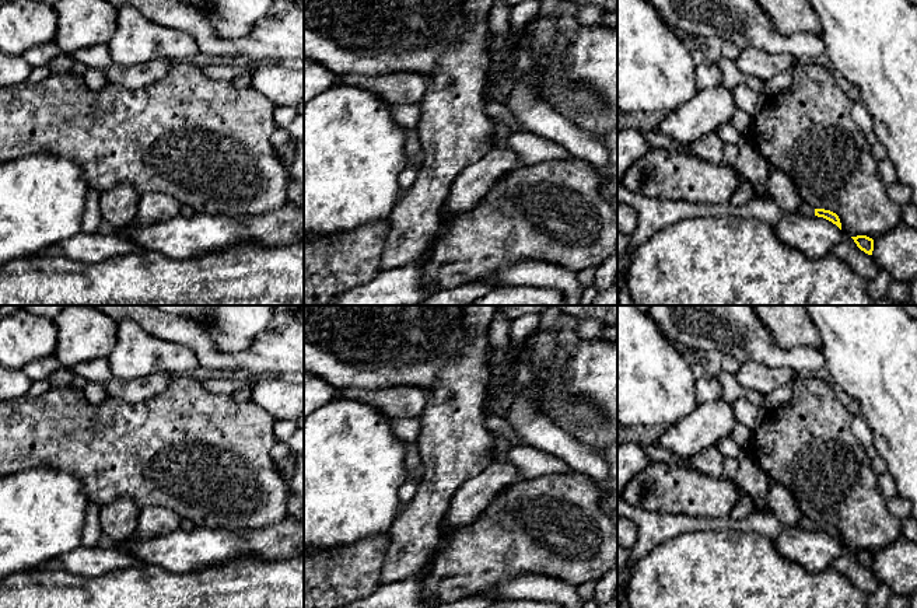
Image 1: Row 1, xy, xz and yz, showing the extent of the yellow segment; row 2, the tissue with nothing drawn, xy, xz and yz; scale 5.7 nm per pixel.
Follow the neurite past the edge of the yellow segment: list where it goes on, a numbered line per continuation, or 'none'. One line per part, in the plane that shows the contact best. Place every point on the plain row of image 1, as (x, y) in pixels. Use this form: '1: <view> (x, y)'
1: yz (804, 523)

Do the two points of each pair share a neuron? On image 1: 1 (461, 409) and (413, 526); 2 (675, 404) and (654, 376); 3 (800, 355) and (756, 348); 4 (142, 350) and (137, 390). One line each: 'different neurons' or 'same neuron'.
1: same neuron
2: same neuron
3: same neuron
4: different neurons

